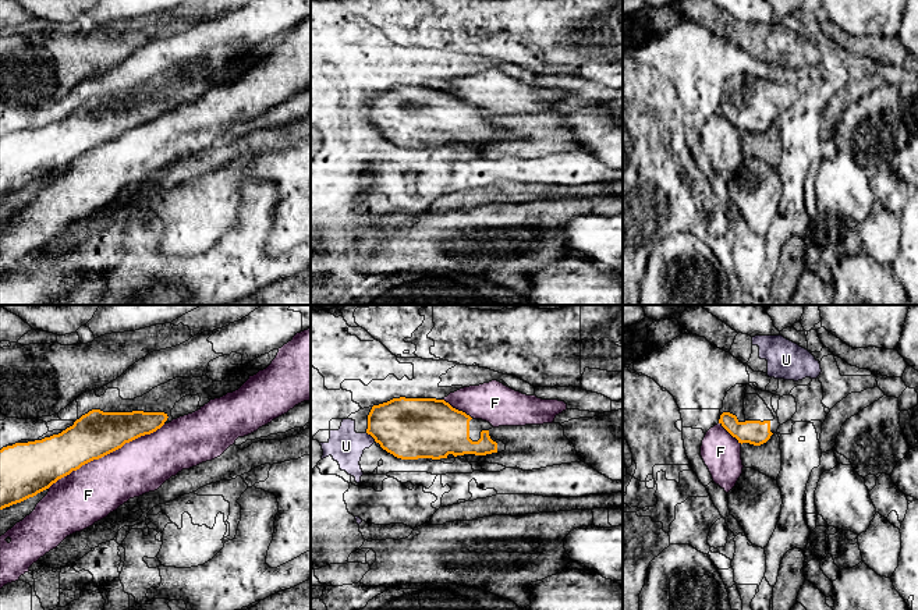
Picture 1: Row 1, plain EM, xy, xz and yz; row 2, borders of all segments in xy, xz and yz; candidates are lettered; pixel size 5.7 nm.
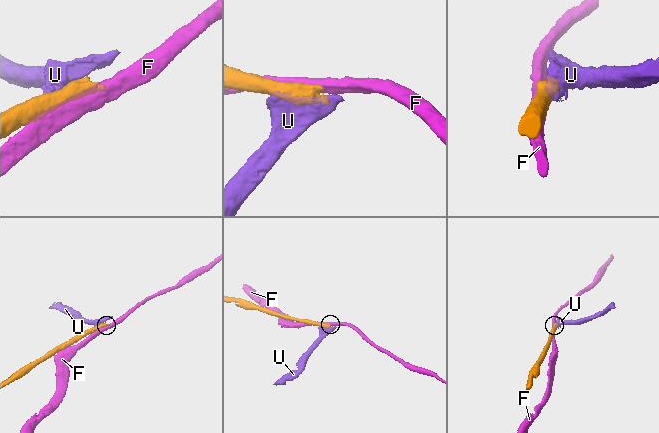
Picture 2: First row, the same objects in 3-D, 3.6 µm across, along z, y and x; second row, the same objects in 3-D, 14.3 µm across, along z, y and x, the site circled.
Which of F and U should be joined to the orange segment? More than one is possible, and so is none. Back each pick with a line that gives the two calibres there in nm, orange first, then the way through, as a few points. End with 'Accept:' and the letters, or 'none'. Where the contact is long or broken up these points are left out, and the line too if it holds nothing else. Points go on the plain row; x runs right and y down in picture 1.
Accept: none

